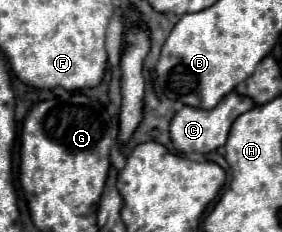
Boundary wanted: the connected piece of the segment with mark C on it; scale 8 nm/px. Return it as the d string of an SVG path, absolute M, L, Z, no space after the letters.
M236 91L228 93L214 109L210 111L204 111L204 109L194 109L194 107L182 107L172 123L170 123L170 137L172 137L172 143L176 145L178 151L182 153L190 153L190 151L200 151L200 153L212 153L216 151L218 147L222 147L228 139L228 133L230 133L230 127L234 123L234 119L238 115L242 115L244 111L252 109L254 107L254 101L250 97L244 97L244 95L238 95Z

